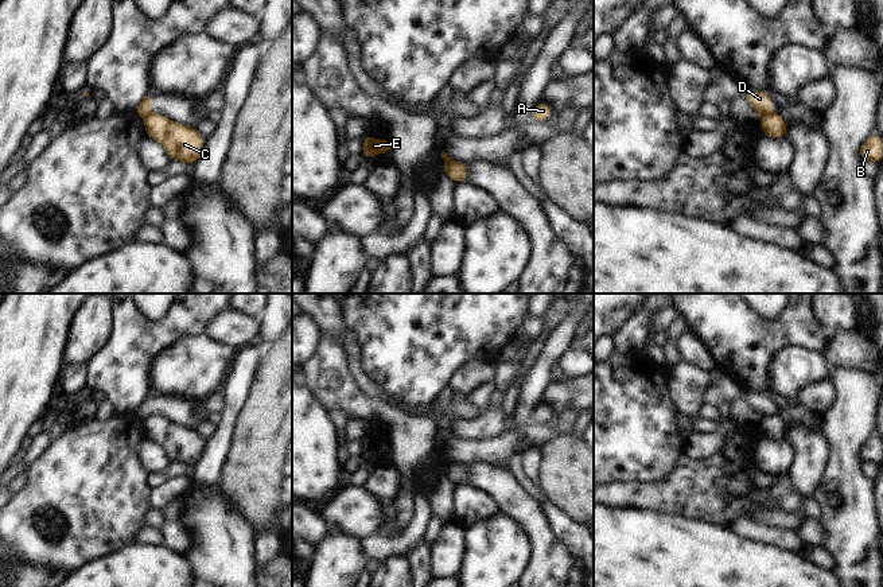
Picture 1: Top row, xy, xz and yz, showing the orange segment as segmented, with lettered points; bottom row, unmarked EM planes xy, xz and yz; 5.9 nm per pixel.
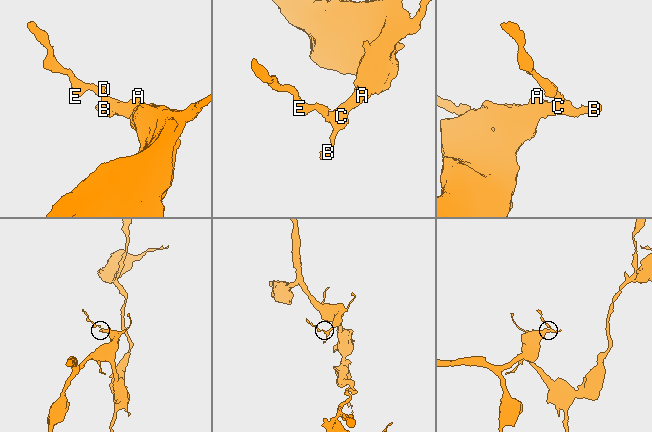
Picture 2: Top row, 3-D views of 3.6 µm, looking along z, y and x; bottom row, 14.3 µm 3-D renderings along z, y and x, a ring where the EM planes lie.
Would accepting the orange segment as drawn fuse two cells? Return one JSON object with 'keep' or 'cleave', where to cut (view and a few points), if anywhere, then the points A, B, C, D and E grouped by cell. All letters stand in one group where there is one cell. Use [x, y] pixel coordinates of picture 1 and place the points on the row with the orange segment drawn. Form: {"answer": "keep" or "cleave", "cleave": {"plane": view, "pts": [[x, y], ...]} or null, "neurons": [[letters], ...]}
{"answer": "cleave", "cleave": {"plane": "xz", "pts": [[452, 160], [446, 173]]}, "neurons": [["A", "B", "C"], ["D", "E"]]}

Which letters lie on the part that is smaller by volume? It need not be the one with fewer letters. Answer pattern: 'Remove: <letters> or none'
Remove: D, E

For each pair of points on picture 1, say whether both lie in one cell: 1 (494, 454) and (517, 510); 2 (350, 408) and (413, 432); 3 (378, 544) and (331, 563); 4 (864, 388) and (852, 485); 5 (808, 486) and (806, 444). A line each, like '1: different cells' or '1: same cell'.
1: different cells
2: same cell
3: different cells
4: same cell
5: same cell

